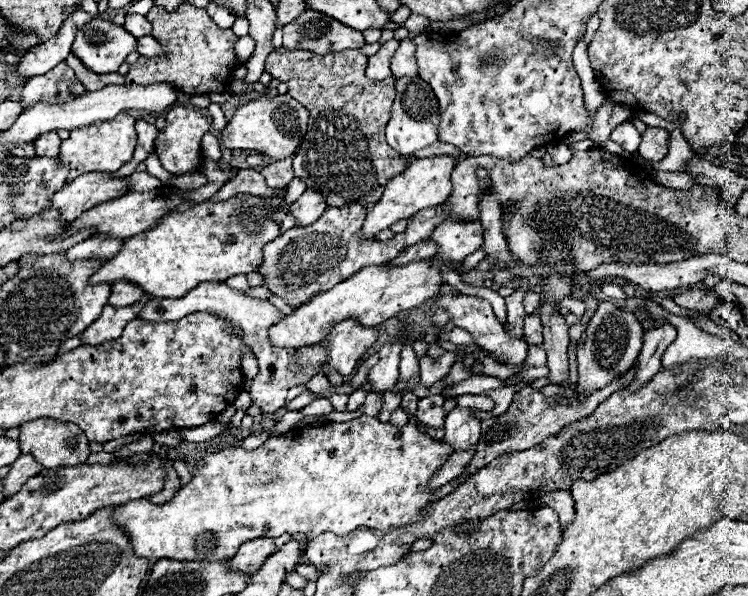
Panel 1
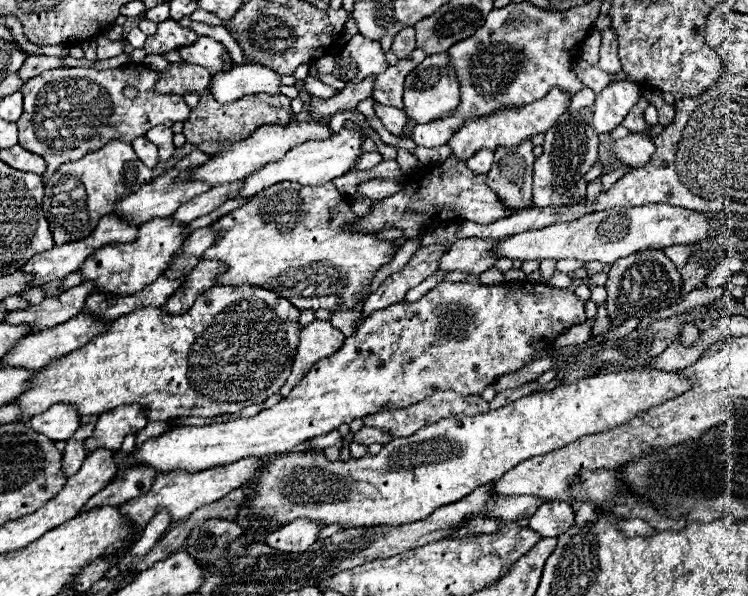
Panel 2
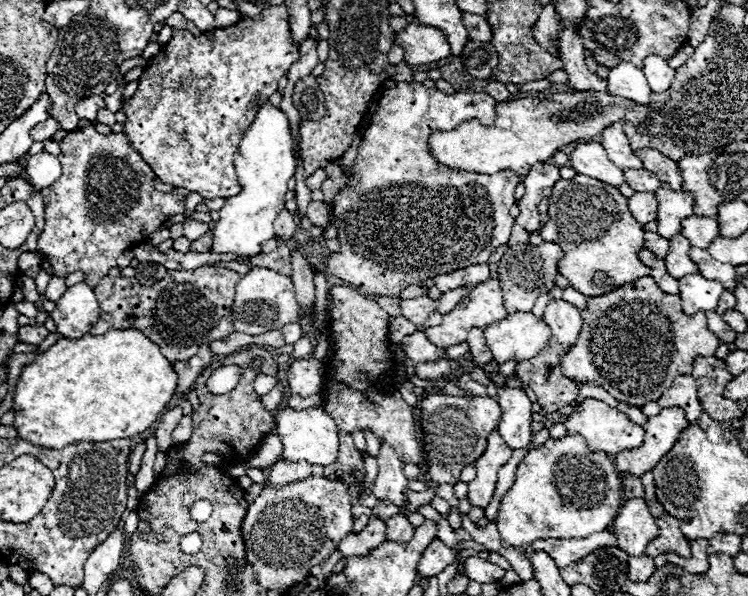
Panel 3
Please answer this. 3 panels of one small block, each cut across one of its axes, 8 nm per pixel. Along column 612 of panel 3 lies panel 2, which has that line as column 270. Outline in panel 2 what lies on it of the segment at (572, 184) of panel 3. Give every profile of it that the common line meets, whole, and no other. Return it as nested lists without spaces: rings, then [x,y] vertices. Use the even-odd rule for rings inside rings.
[[[280,182],[280,184],[274,184],[274,186],[266,188],[264,192],[258,192],[256,198],[252,202],[244,204],[242,208],[238,208],[238,210],[230,212],[230,214],[222,216],[220,220],[216,220],[212,226],[214,226],[214,230],[218,230],[218,240],[216,240],[216,244],[206,250],[203,259],[220,260],[220,262],[228,264],[228,270],[222,276],[218,276],[218,284],[254,284],[254,286],[262,286],[266,290],[272,290],[272,292],[288,298],[300,310],[320,310],[322,308],[322,310],[330,310],[330,312],[348,312],[356,304],[360,304],[362,300],[368,298],[368,294],[370,294],[368,288],[372,284],[374,274],[382,266],[386,266],[394,258],[394,254],[398,252],[398,248],[394,246],[394,240],[380,240],[376,232],[364,234],[364,232],[350,232],[350,230],[344,228],[344,224],[354,224],[356,220],[360,220],[360,218],[356,218],[356,214],[350,210],[350,198],[340,194],[332,182],[328,182],[328,184],[324,184],[320,188],[308,188],[308,186],[302,186],[302,184],[296,184],[296,182],[286,182],[286,184]]]

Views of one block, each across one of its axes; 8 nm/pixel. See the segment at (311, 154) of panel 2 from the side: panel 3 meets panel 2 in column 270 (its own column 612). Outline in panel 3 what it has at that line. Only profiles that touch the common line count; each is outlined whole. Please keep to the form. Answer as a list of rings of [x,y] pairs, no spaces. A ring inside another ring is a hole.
[[[600,142],[578,144],[576,150],[570,154],[570,166],[578,174],[602,180],[612,186],[620,186],[622,182],[626,182],[624,172],[608,160]]]

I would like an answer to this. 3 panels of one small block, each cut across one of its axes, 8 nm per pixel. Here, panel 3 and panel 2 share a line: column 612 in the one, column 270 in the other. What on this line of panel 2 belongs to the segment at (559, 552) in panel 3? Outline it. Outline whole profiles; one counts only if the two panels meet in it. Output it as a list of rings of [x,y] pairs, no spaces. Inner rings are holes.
[[[292,520],[292,524],[270,532],[266,544],[282,552],[302,552],[318,540],[322,528],[326,528],[326,524],[318,524],[316,520]]]

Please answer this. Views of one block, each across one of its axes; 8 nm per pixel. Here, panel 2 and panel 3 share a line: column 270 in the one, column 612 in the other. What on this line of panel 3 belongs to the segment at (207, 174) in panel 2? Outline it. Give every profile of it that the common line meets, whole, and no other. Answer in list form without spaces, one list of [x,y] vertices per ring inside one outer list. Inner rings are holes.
[[[620,122],[608,126],[602,130],[600,144],[604,146],[608,158],[622,170],[626,168],[642,168],[642,160],[634,156],[634,150],[630,146],[630,140],[624,132],[624,126]]]

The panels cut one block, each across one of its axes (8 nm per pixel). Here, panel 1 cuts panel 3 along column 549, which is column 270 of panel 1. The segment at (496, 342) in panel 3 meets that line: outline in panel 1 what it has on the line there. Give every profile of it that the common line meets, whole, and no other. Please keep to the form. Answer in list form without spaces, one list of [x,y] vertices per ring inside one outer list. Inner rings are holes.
[[[428,260],[408,264],[404,268],[384,268],[384,266],[368,266],[348,280],[336,284],[328,292],[314,296],[310,302],[298,306],[292,314],[284,316],[278,324],[270,328],[270,342],[280,348],[302,348],[312,346],[324,340],[328,328],[334,324],[354,318],[364,328],[374,328],[384,320],[410,310],[430,298],[434,298],[444,280],[440,278],[438,266],[430,266]]]

